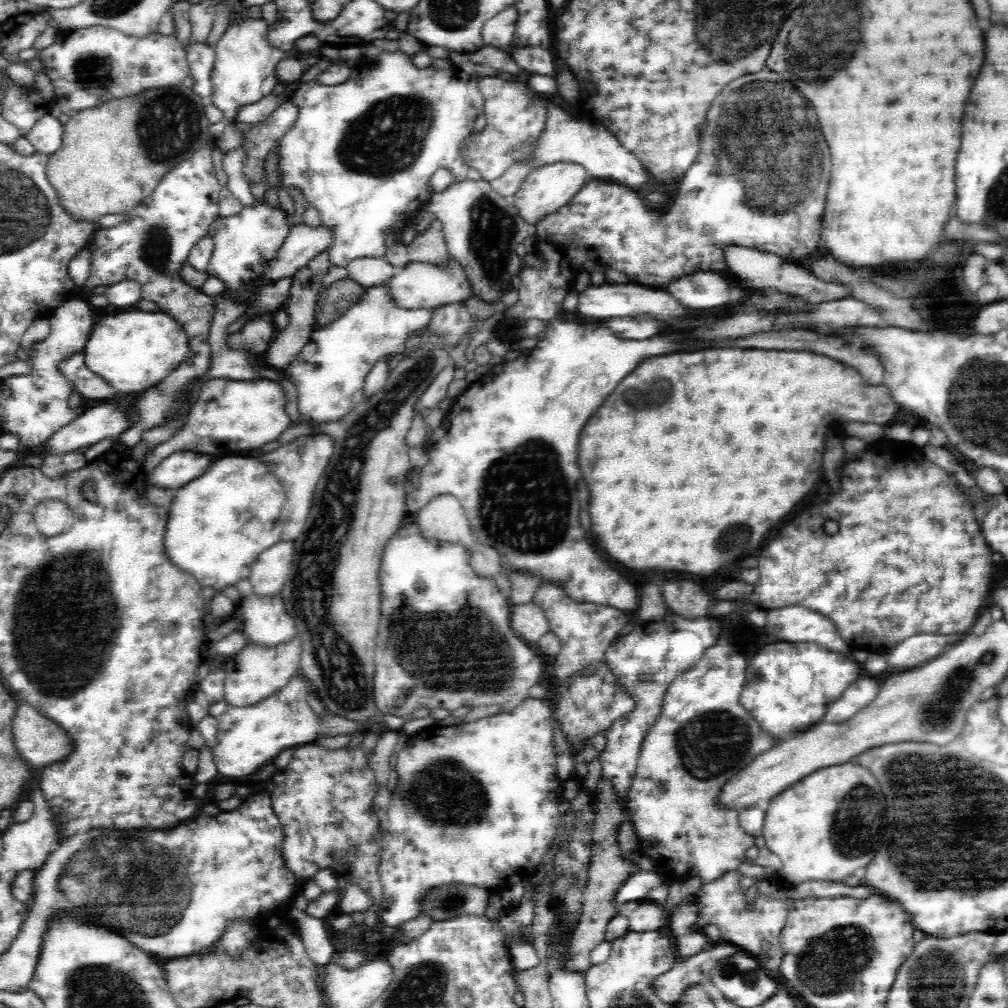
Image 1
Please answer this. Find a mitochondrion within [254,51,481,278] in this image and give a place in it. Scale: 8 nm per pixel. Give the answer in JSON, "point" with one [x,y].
{"point":[388,138]}

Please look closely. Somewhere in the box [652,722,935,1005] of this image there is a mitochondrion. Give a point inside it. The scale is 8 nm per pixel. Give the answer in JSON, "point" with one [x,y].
{"point":[842,952]}

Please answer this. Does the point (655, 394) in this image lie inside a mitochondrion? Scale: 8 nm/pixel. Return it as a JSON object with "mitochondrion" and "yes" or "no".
{"mitochondrion":"yes"}

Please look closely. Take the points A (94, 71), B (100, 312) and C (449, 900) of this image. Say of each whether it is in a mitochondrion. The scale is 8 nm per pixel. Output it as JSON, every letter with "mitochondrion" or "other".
{"A":"mitochondrion","B":"other","C":"mitochondrion"}

